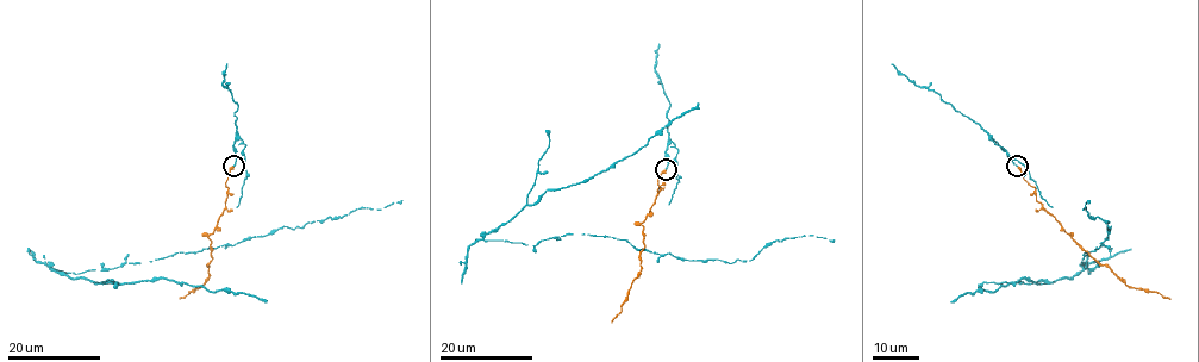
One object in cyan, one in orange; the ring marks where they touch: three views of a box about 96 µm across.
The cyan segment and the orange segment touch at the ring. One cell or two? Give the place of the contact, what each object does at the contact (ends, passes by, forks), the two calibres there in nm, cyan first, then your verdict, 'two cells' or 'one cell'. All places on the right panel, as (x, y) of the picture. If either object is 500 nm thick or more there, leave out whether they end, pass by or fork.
at (1017, 166); cyan ends there; orange ends there; 180 nm thick on the cyan side, 400 nm on the other; one cell

